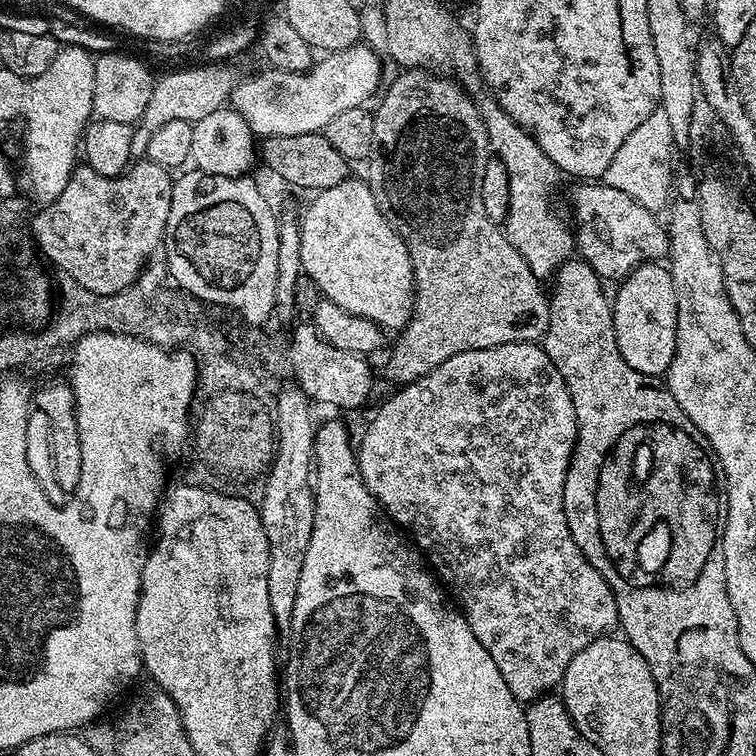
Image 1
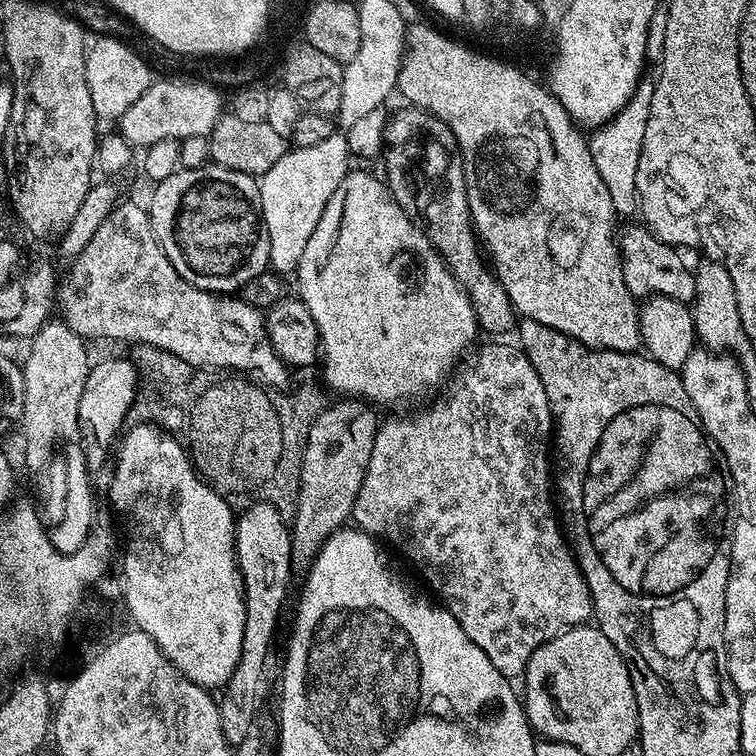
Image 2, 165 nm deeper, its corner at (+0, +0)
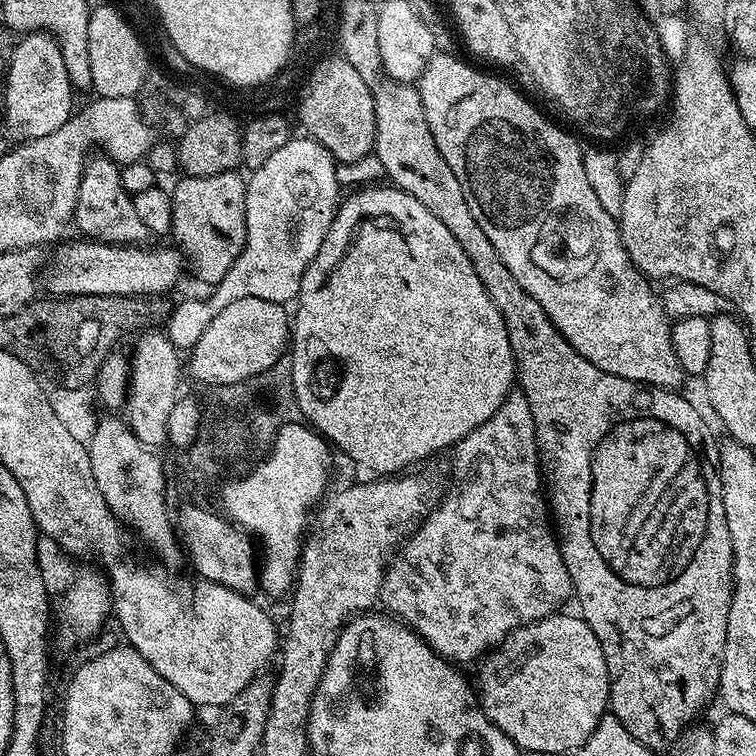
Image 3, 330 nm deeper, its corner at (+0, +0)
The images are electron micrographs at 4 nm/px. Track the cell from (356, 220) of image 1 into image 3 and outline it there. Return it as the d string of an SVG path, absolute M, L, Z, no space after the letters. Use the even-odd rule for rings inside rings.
M364 186L364 187L361 187L361 188L360 188L360 189L359 189L359 190L356 190L356 191L353 191L353 192L352 192L352 193L351 193L351 194L353 194L353 196L348 196L348 197L346 197L346 195L345 195L345 196L344 196L344 197L343 197L343 199L341 199L341 200L340 200L340 201L339 201L339 207L338 207L338 208L337 208L337 210L336 210L336 216L335 216L335 218L333 218L333 224L332 224L332 225L331 225L331 226L330 226L330 228L329 228L329 233L328 233L328 234L326 234L326 238L325 238L325 241L324 241L324 242L322 242L322 246L321 246L321 249L320 249L320 250L318 250L318 254L315 254L315 255L314 255L314 258L313 258L313 261L312 261L312 262L310 262L310 264L309 264L309 266L308 266L308 269L307 269L307 270L306 270L306 271L305 271L305 276L304 276L304 277L303 277L303 278L302 278L302 282L301 282L301 288L300 288L300 293L299 293L299 297L298 297L298 303L297 303L297 304L296 304L296 305L298 305L298 304L300 304L300 305L298 305L298 306L297 306L297 308L296 308L296 316L295 316L295 312L294 312L294 319L293 319L293 320L292 320L292 321L291 321L291 324L290 324L290 360L291 360L291 356L292 356L292 364L291 364L291 363L290 363L290 371L291 371L291 374L292 374L292 395L293 395L293 396L295 396L295 398L296 398L296 404L297 404L297 406L299 406L299 407L300 407L300 416L301 416L301 417L303 417L303 419L304 419L304 420L305 420L305 421L307 421L307 423L308 423L308 424L309 424L309 425L311 425L311 427L313 427L313 428L315 428L315 429L316 429L316 431L317 431L317 432L319 432L319 433L320 433L320 435L321 435L321 436L323 436L323 437L324 437L324 439L325 439L325 440L327 440L327 441L328 441L328 443L329 443L329 445L331 445L331 447L332 447L332 448L333 448L333 449L336 449L336 450L339 450L339 448L341 448L341 450L342 450L342 451L344 451L344 452L345 452L345 454L346 454L346 455L348 455L348 456L349 456L349 458L350 458L350 459L352 459L352 460L353 460L353 462L354 462L354 463L356 463L356 464L361 464L361 466L362 466L362 467L364 467L364 468L369 468L369 470L370 470L370 471L372 471L372 472L369 472L369 473L372 473L372 474L400 474L400 473L403 473L403 472L404 472L404 471L405 471L405 470L408 470L408 469L411 469L411 468L408 468L408 467L410 467L410 466L411 466L411 464L416 464L416 463L418 463L418 462L419 462L419 460L424 460L424 459L426 459L426 458L427 458L427 456L432 456L432 455L434 455L434 454L435 454L435 452L440 452L440 451L442 451L442 450L443 450L443 448L448 448L448 449L451 449L451 448L452 448L452 447L453 447L453 446L455 446L455 445L456 445L456 444L457 444L457 442L459 442L459 441L460 441L460 440L461 440L461 439L462 439L462 438L466 438L466 434L470 434L470 433L471 433L471 432L472 432L472 431L473 431L473 430L475 430L475 429L476 429L476 428L477 428L477 427L478 427L478 426L482 426L482 422L486 422L486 421L487 421L487 420L489 420L489 418L491 418L491 417L492 417L492 415L494 415L494 414L495 414L495 413L496 413L496 411L497 411L497 410L498 410L498 409L499 409L499 408L500 408L500 407L501 407L501 406L502 406L502 402L503 402L503 401L504 401L504 400L505 400L505 399L506 399L506 397L508 397L508 394L509 394L509 392L511 392L511 391L513 391L513 388L514 388L514 381L515 381L515 380L516 380L516 379L517 379L517 374L516 374L516 359L515 359L515 358L513 358L513 356L512 356L512 351L511 351L511 350L510 350L510 338L509 338L509 337L508 337L508 331L507 331L507 330L506 330L506 322L505 322L505 321L504 321L504 319L503 319L503 318L502 318L502 314L498 314L498 306L494 306L494 302L490 302L490 294L486 294L486 286L482 286L482 282L481 282L481 281L480 281L480 279L479 279L479 278L478 278L478 274L474 274L474 266L473 266L473 265L472 265L472 263L471 263L471 262L470 262L470 258L466 258L466 250L462 250L462 246L458 246L458 241L457 241L457 240L456 240L456 239L454 239L454 234L450 234L450 230L446 230L446 226L442 226L442 222L438 222L438 218L437 218L437 217L436 217L436 216L435 216L435 215L434 215L434 214L430 214L430 210L426 210L426 206L422 206L422 202L418 202L418 198L414 198L414 197L413 197L413 196L411 196L411 195L410 195L410 194L406 194L406 193L405 193L405 192L403 192L403 190L402 190L402 189L400 189L400 188L398 188L398 187L395 187L395 186L387 186L387 187L388 187L388 188L378 188L378 187L382 187L382 186Z

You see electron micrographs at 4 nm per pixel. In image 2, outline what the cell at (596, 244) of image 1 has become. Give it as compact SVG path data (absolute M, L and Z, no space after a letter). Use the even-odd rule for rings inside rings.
M647 226L639 227L628 228L625 232L623 229L618 236L622 278L626 282L626 290L630 290L630 294L637 298L669 296L678 302L691 305L696 298L693 269L684 265L684 260L680 257L683 255L673 245L659 240Z

